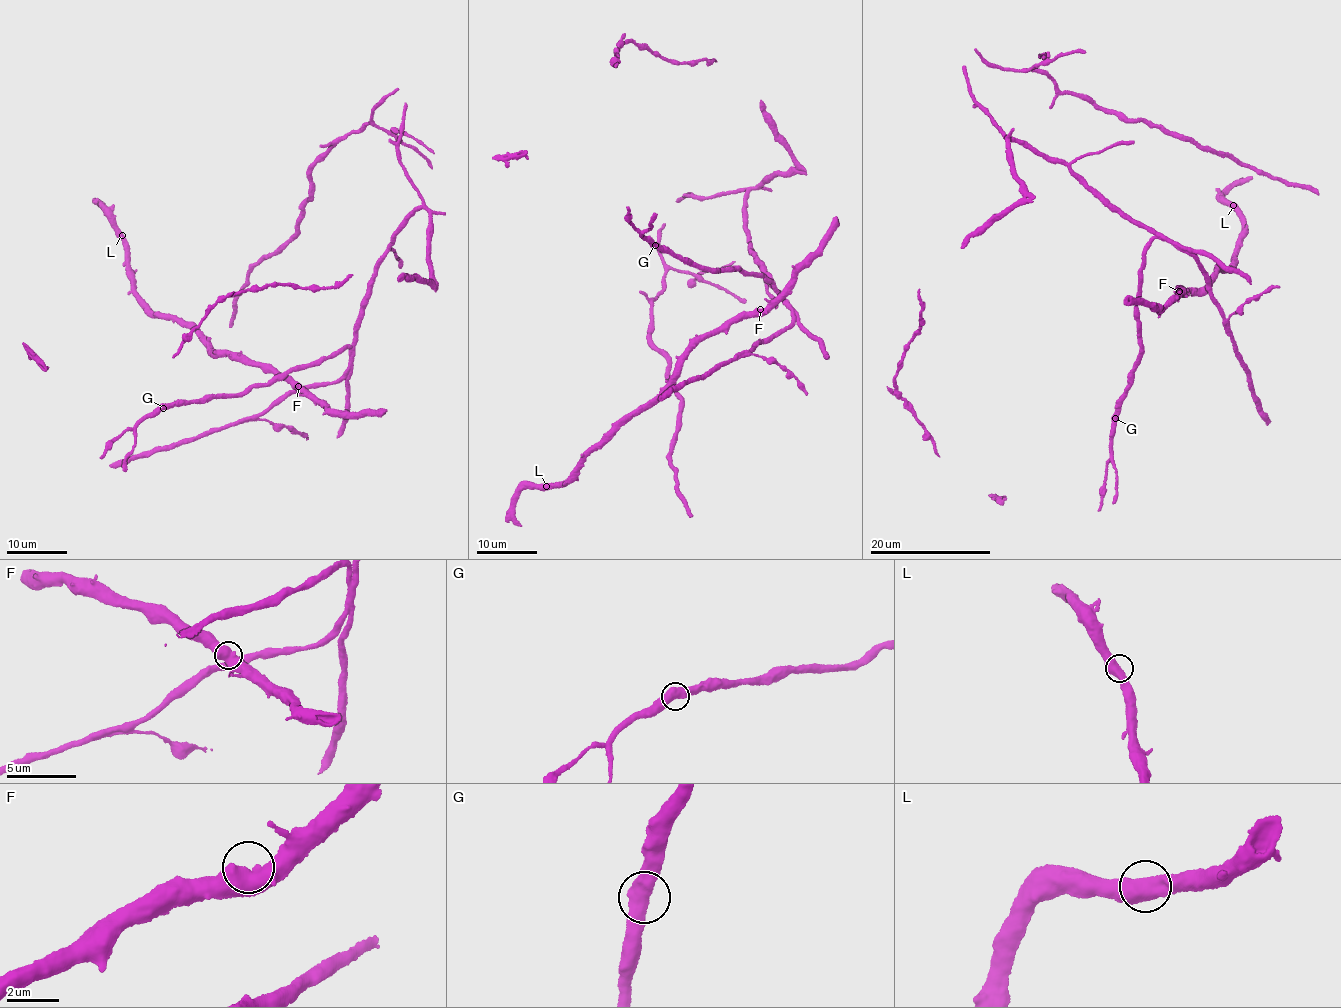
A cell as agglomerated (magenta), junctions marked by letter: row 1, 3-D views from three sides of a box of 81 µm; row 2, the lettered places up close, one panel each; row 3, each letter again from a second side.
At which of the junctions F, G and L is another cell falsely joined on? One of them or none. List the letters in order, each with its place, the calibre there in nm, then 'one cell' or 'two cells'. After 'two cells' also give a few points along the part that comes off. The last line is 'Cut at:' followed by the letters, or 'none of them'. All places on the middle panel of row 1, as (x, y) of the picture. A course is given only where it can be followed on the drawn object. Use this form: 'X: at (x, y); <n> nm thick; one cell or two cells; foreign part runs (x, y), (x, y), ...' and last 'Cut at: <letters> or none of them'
F: at (760, 309); 650 nm thick; one cell
G: at (655, 245); 600 nm thick; one cell
L: at (546, 486); 550 nm thick; one cell
Cut at: none of them

